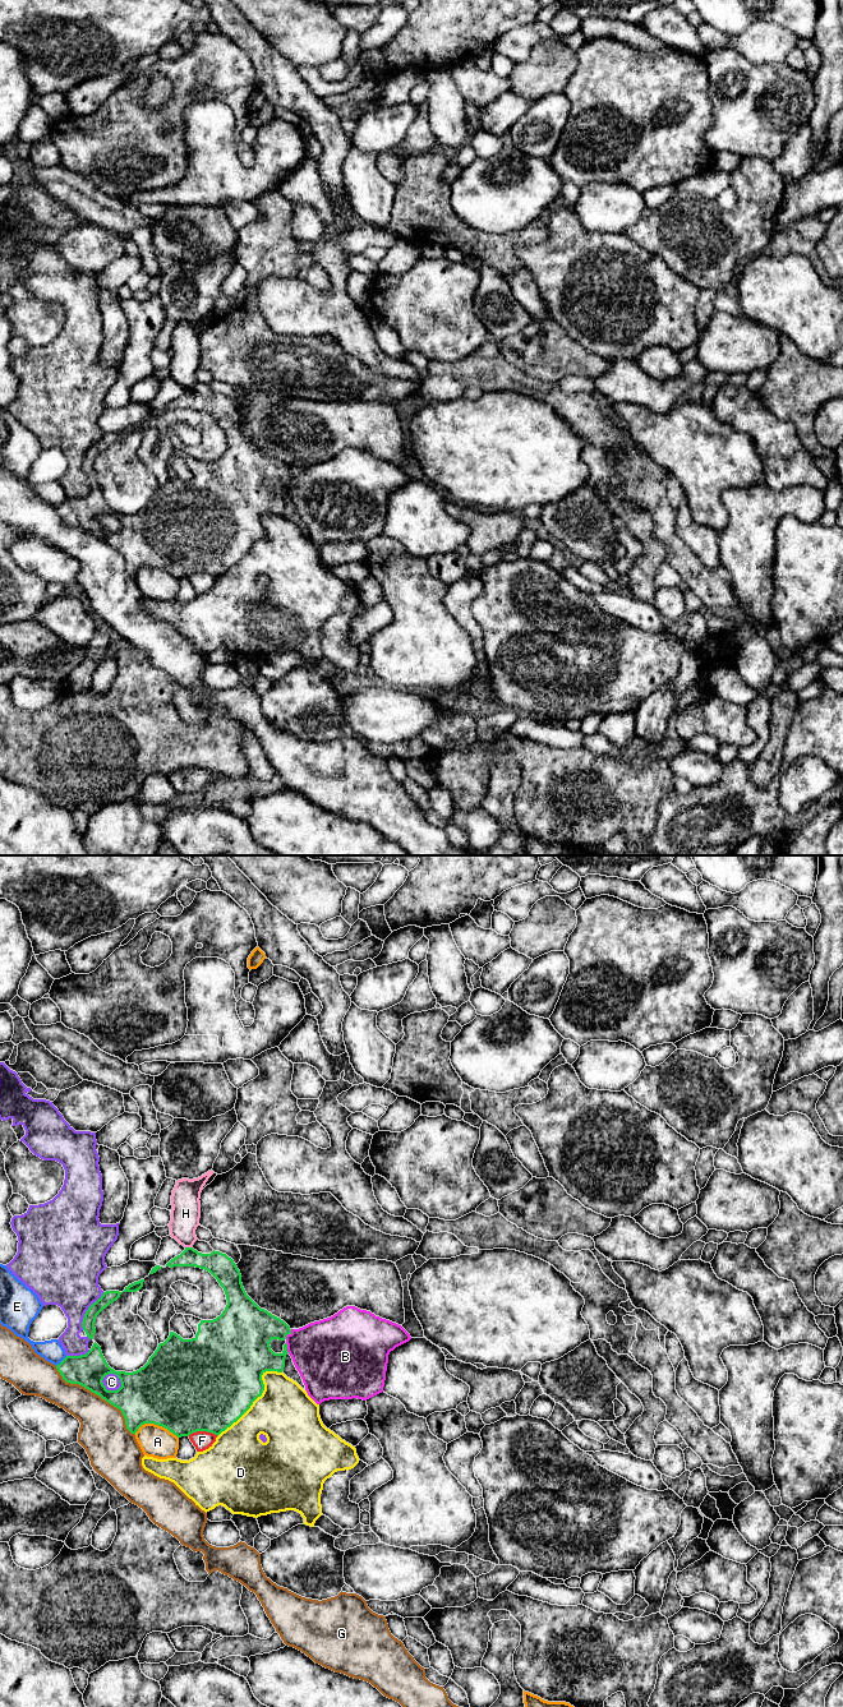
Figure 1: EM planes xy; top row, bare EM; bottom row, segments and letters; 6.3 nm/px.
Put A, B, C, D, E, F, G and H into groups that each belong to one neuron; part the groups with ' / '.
A H / B / C / D / E / F / G

